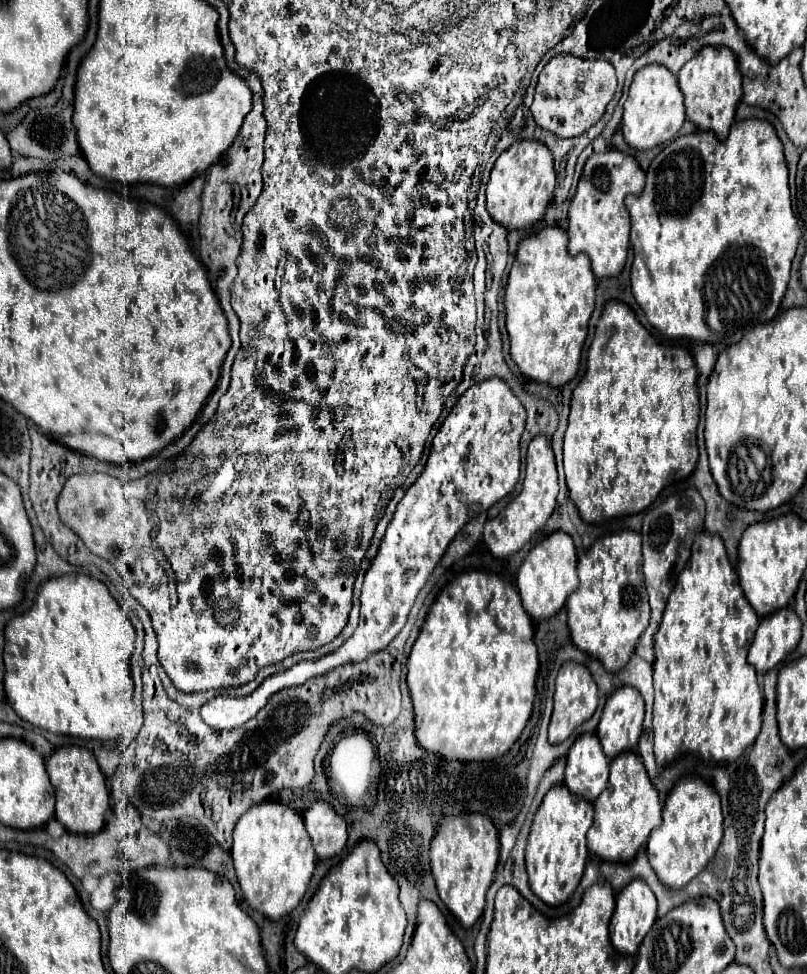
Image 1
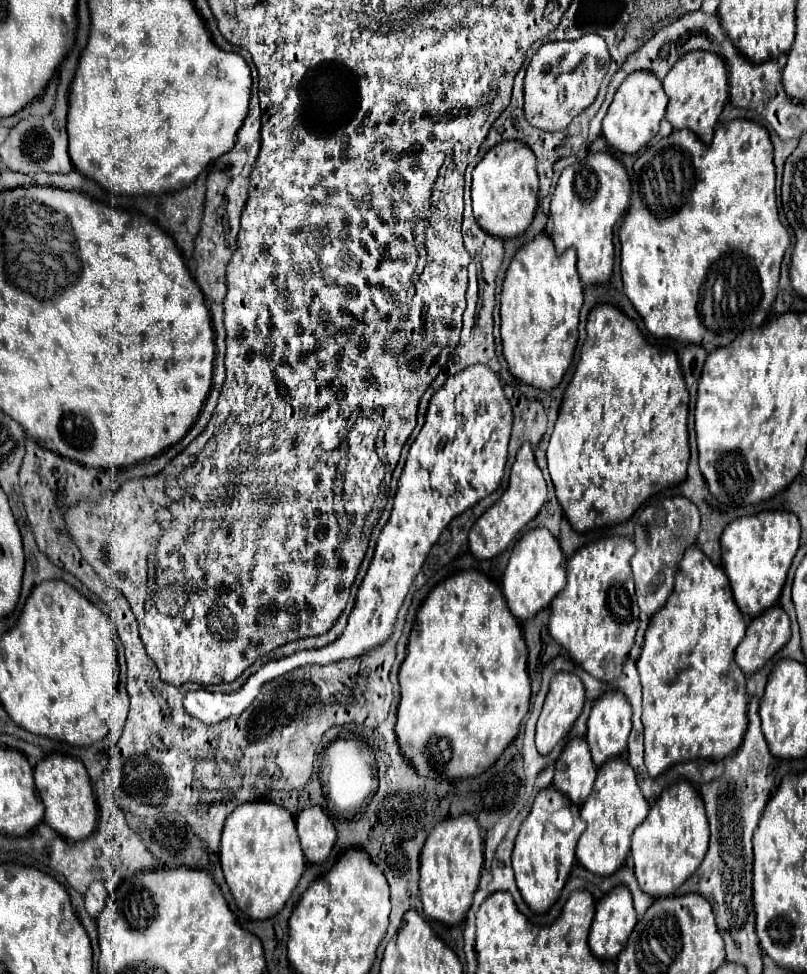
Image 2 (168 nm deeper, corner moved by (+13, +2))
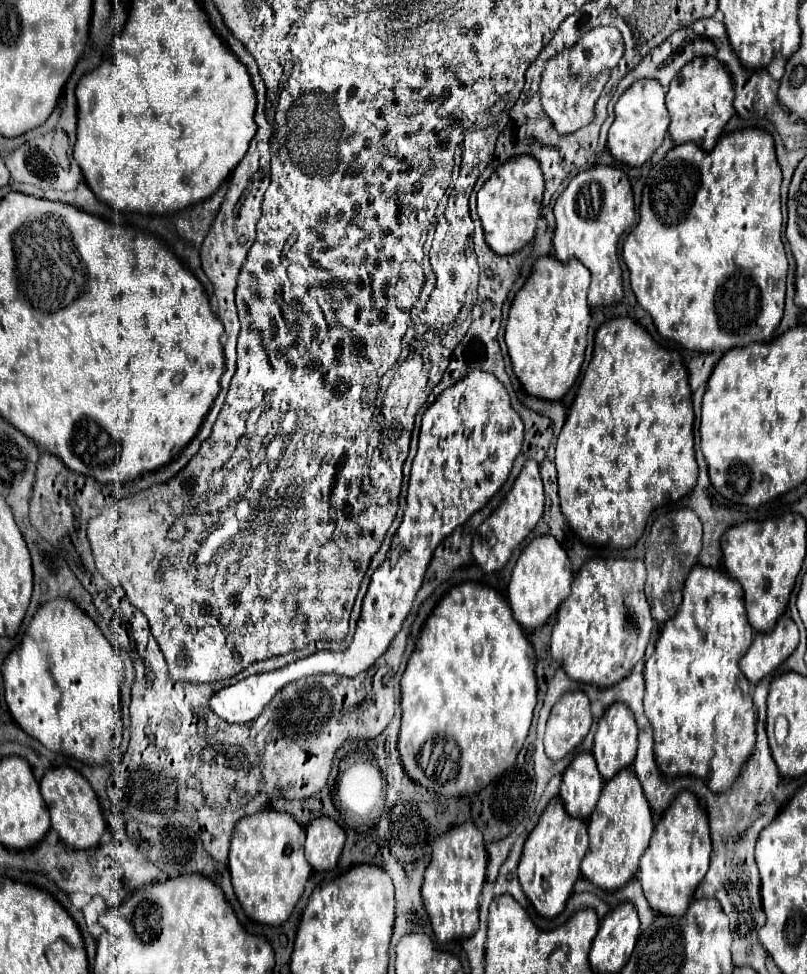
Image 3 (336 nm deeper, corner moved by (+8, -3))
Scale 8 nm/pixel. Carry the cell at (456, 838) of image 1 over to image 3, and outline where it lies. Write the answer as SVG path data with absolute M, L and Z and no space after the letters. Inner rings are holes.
M463 823L453 827L437 843L433 843L433 857L425 869L425 881L421 887L423 905L429 913L433 933L437 941L453 941L459 937L469 937L479 925L479 897L485 883L487 869L487 849L481 831L473 823Z

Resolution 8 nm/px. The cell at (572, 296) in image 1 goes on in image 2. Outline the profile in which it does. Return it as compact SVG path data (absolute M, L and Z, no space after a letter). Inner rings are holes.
M538 234L514 254L500 294L500 336L508 370L518 380L540 390L560 384L574 356L582 302L574 248L570 254L556 254L554 242L546 234Z

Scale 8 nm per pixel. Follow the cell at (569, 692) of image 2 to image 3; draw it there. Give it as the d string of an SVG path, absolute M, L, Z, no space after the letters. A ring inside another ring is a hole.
M583 691L565 693L551 709L545 731L545 753L559 761L573 751L589 733L593 723L589 711L589 697Z

